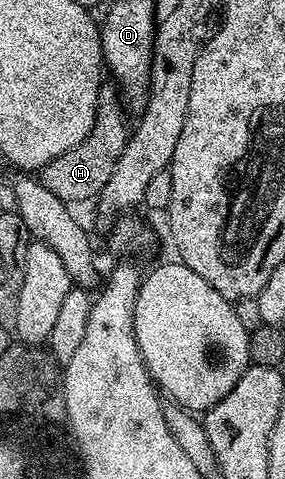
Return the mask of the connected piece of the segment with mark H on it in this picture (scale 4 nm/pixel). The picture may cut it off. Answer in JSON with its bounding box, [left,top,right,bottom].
[39,85,131,205]

